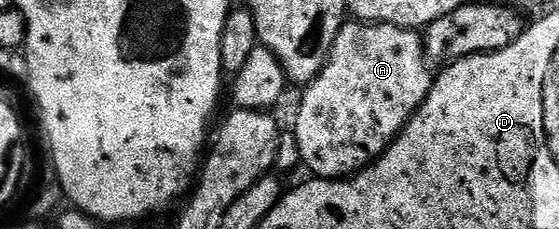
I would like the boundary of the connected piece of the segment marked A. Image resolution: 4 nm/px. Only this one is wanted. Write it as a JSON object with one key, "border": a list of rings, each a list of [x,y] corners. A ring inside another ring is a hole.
{"border":[[[345,22],[342,30],[338,30],[338,38],[334,38],[334,46],[330,50],[328,61],[324,64],[324,69],[313,78],[311,84],[303,89],[304,97],[301,98],[300,105],[296,108],[296,129],[294,129],[294,135],[296,145],[300,151],[300,164],[303,167],[308,167],[312,171],[311,175],[313,177],[322,180],[351,178],[361,168],[366,168],[369,164],[375,164],[376,159],[395,142],[397,134],[408,125],[410,118],[422,106],[422,102],[426,102],[433,83],[434,68],[428,57],[424,54],[424,37],[417,29],[403,28],[402,26],[394,26],[393,24]]]}

